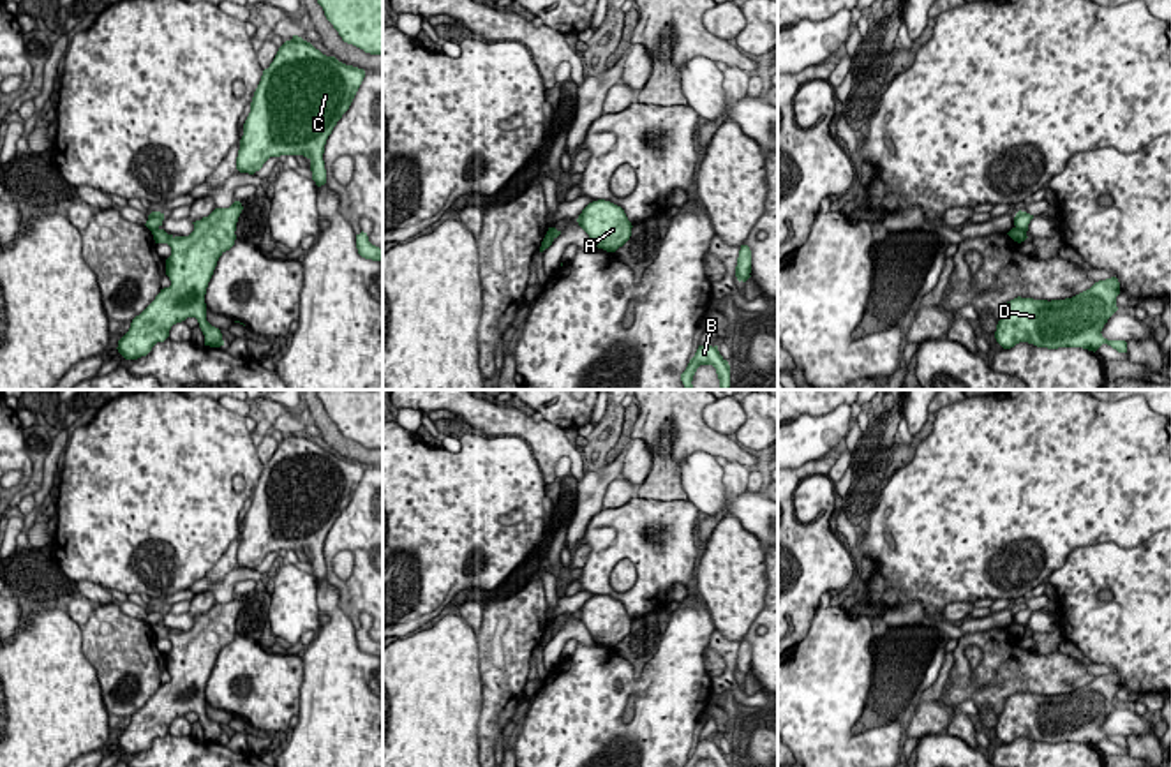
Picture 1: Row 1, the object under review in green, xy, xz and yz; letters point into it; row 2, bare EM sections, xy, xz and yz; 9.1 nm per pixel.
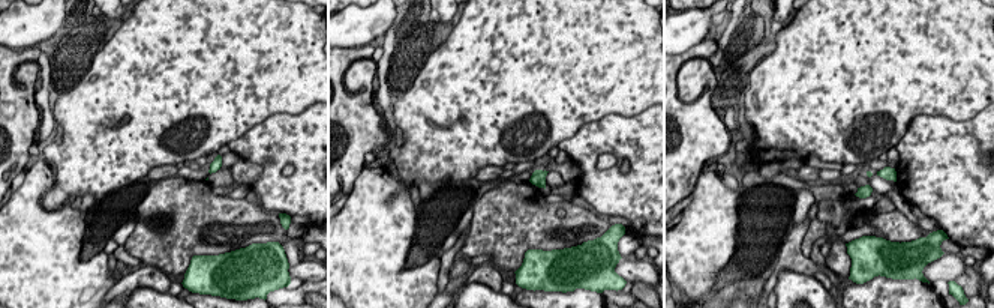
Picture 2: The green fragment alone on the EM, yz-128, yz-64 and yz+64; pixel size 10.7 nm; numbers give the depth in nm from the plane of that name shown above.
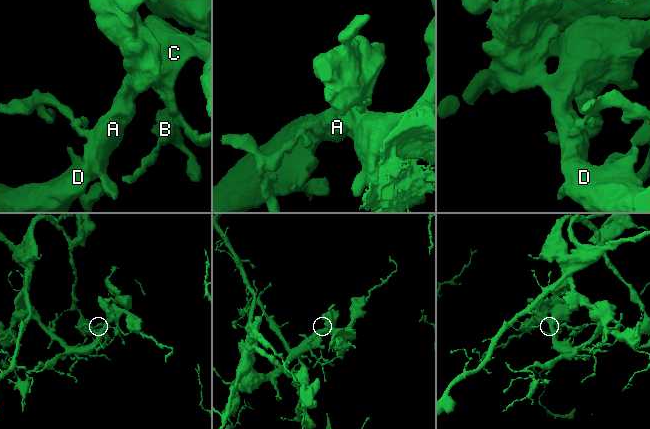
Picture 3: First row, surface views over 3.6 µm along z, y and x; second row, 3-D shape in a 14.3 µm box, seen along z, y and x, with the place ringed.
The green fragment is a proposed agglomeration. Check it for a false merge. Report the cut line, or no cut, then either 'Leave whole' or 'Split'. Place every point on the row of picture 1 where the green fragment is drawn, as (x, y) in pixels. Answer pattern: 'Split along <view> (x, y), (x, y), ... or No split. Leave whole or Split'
Split along yz (1014, 228), (1025, 233). Split

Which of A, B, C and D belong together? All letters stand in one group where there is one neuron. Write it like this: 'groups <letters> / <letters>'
groups A C D / B

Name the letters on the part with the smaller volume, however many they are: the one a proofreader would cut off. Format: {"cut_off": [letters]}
{"cut_off": ["B"]}

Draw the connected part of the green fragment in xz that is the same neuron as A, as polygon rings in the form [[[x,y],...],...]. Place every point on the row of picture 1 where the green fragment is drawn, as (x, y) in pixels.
[[[605,199],[589,203],[577,222],[589,235],[593,245],[607,252],[623,247],[633,227],[624,210]]]

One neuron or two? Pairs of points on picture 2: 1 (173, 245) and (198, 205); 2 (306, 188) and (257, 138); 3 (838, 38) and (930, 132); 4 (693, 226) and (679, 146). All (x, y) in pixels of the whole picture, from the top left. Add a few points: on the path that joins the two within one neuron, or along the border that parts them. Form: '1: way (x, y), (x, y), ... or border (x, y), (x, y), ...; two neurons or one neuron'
1: way (183, 235), (195, 223), (195, 215); one neuron
2: way (306, 172), (279, 141), (273, 141); one neuron
3: border (951, 117), (916, 116), (895, 146); two neurons
4: border (702, 172), (690, 194); two neurons

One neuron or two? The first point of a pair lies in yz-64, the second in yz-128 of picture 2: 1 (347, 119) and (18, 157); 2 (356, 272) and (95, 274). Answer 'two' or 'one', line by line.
1: one
2: one

